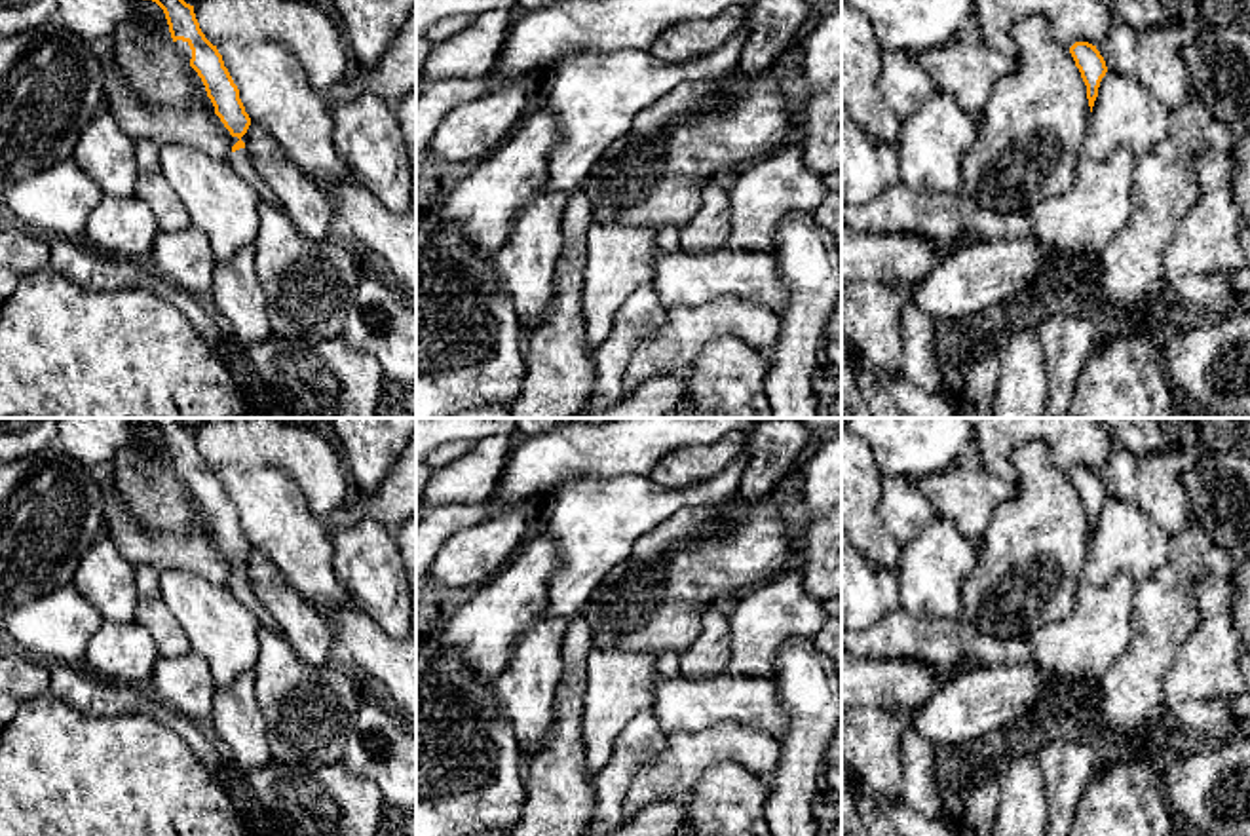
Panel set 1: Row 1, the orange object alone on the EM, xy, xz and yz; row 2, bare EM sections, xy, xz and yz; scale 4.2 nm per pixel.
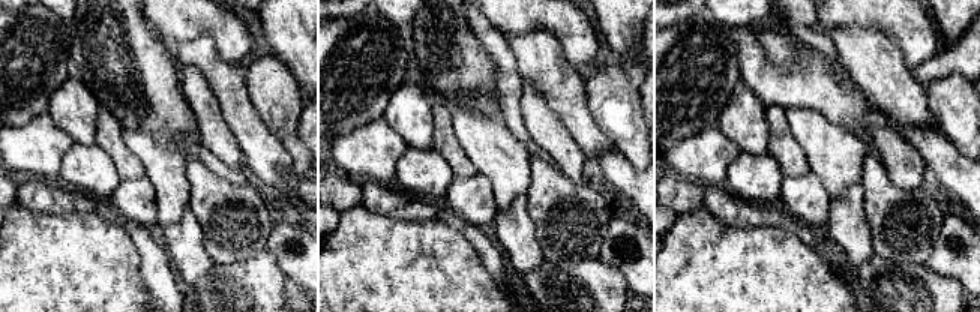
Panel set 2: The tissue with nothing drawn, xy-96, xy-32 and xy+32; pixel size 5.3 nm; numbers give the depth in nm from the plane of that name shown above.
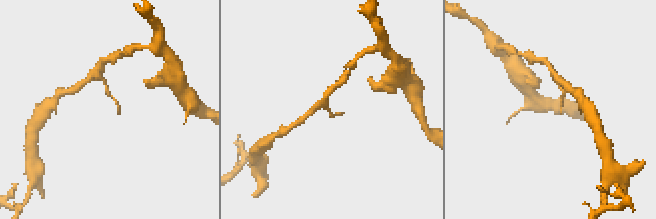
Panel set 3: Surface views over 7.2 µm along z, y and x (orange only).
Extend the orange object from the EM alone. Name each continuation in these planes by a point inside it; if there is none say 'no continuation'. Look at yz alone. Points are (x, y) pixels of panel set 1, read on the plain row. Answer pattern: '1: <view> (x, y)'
no continuation

